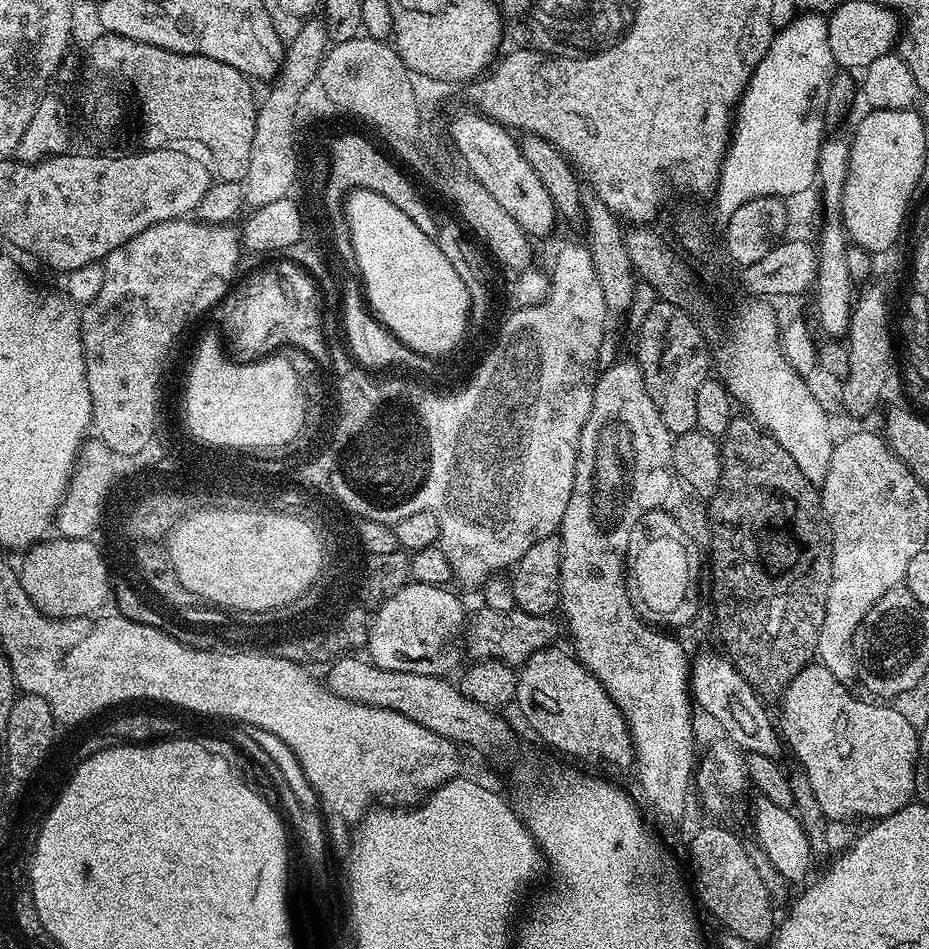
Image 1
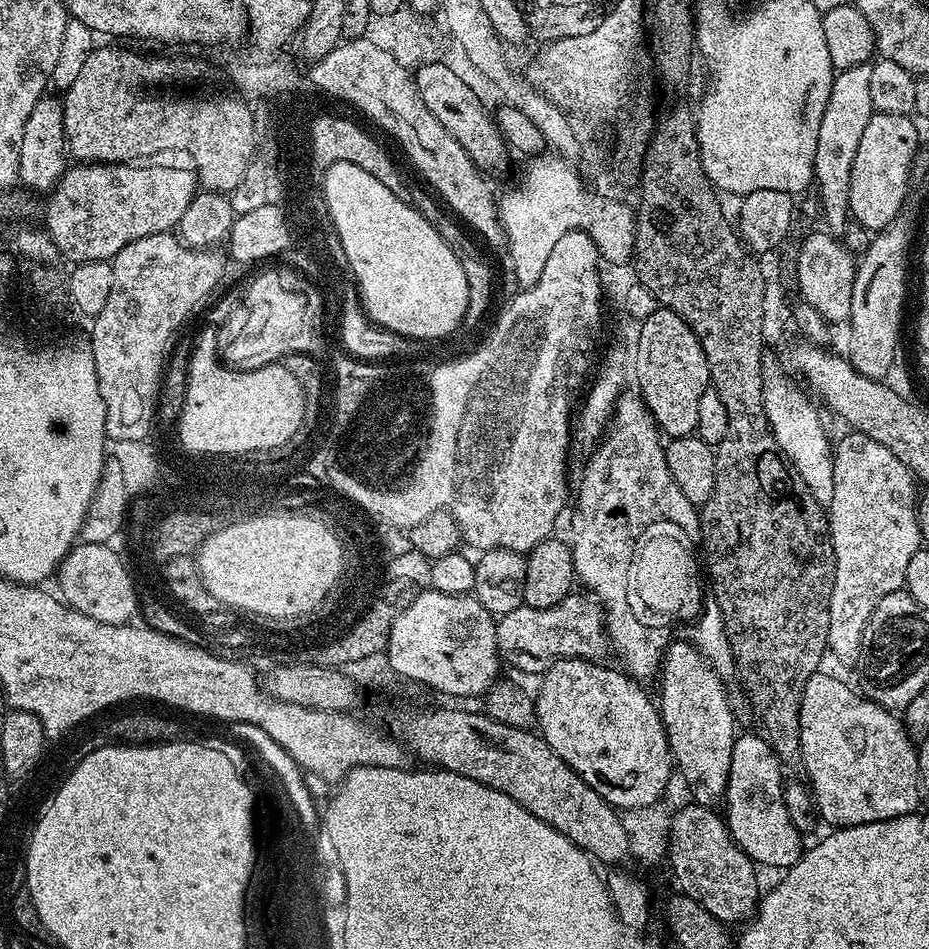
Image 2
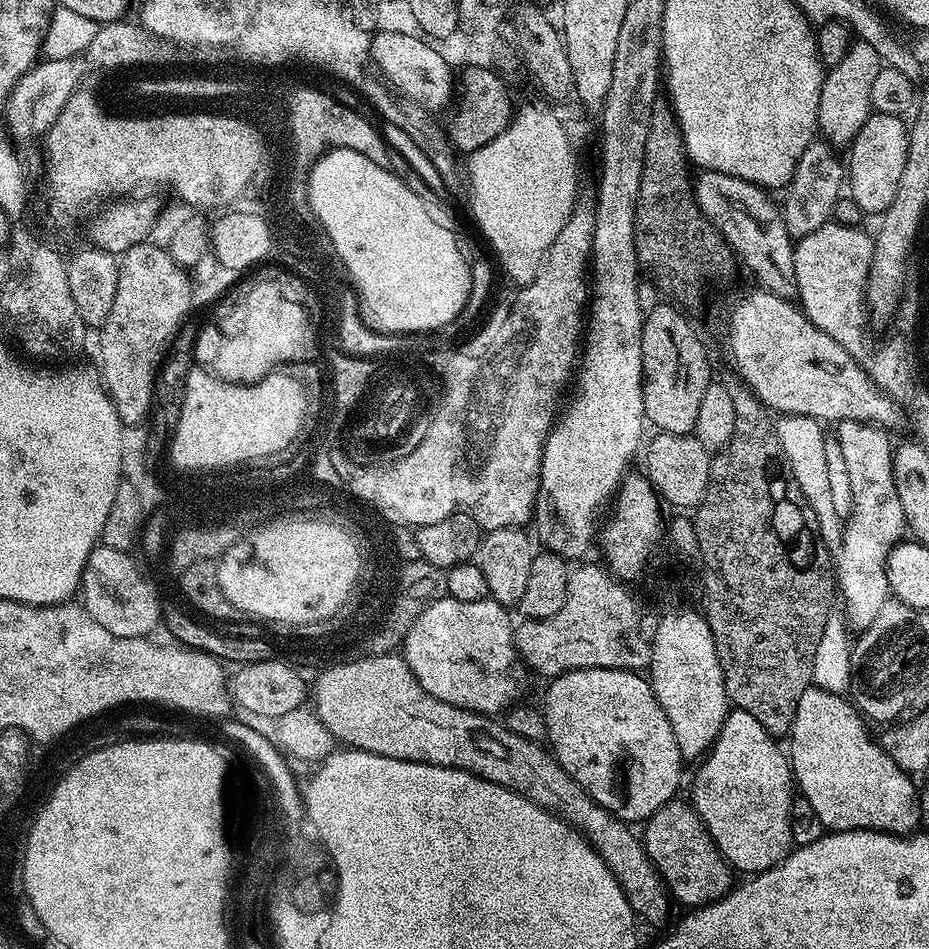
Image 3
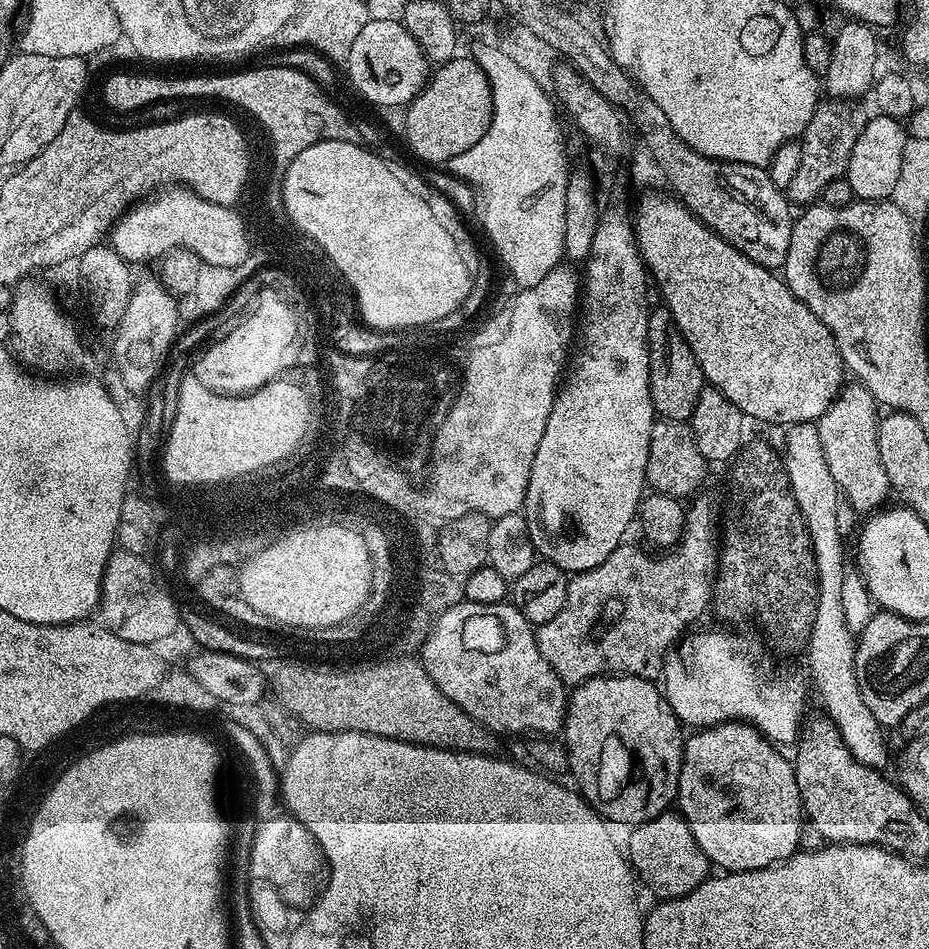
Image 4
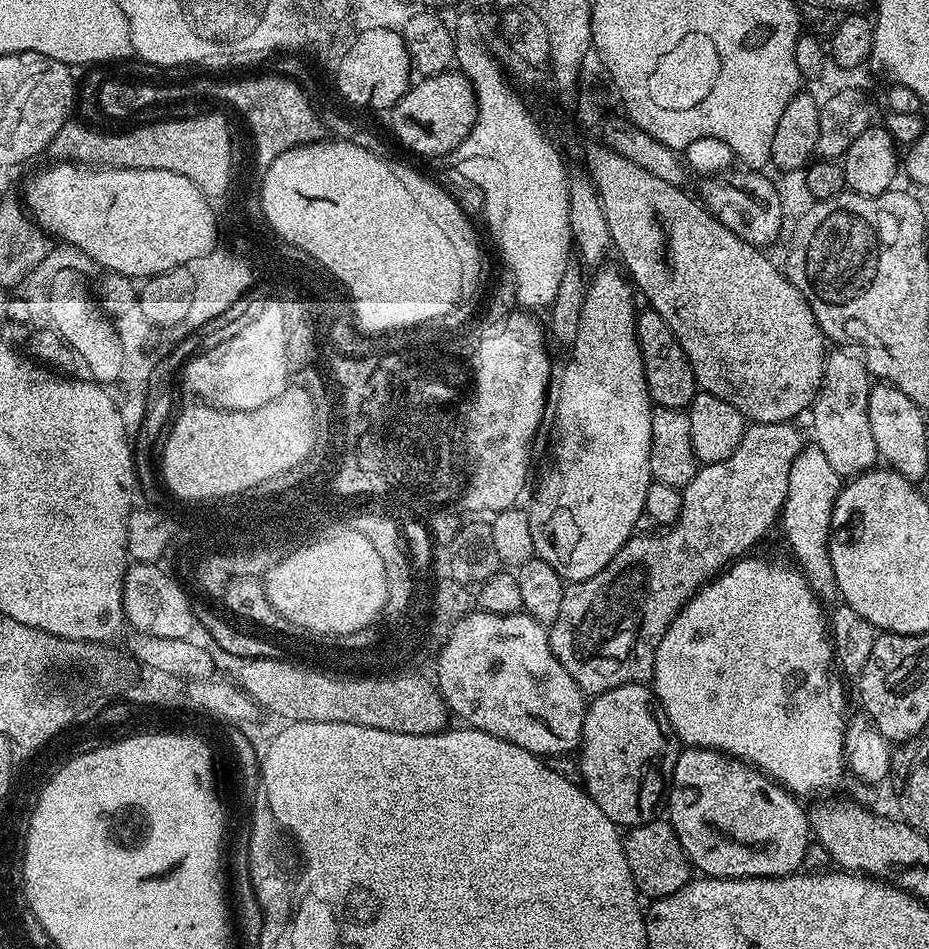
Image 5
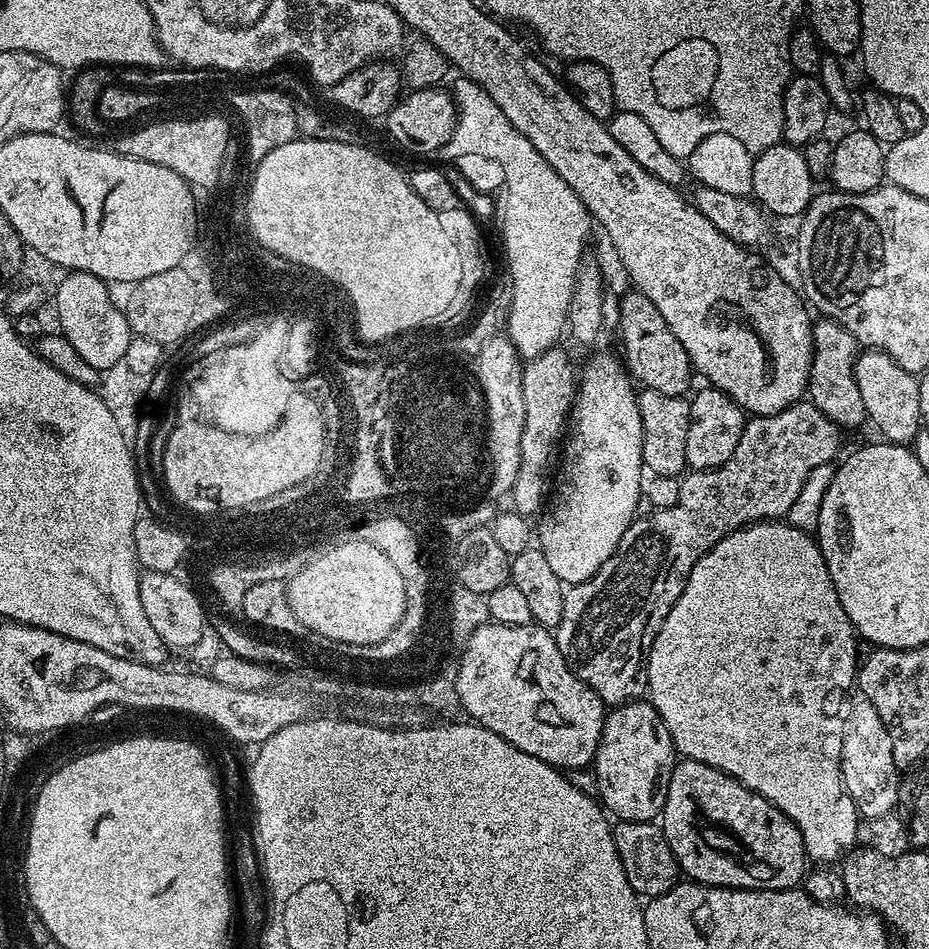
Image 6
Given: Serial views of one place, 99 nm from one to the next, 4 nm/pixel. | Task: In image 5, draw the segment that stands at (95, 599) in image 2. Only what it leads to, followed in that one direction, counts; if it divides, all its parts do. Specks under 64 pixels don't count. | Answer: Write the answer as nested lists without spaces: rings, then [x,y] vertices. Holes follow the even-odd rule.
[[[132,562],[125,568],[122,606],[127,627],[136,632],[148,632],[158,638],[189,639],[193,635],[192,628],[194,629],[193,601],[190,596],[188,600],[187,594],[180,589],[179,582],[174,577],[167,576],[160,567],[159,563]]]

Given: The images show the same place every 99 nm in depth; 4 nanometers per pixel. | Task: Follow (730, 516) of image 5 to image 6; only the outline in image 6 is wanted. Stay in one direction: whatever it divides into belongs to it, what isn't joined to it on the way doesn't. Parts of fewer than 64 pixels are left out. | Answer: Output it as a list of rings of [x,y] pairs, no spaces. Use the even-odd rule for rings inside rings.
[[[797,402],[790,405],[786,410],[775,412],[769,416],[752,416],[744,425],[742,438],[734,449],[734,455],[730,457],[730,462],[726,462],[721,468],[711,468],[705,472],[689,471],[680,480],[681,496],[676,505],[669,508],[657,508],[649,517],[633,520],[632,525],[626,530],[626,534],[622,534],[622,542],[618,542],[618,550],[614,550],[614,554],[605,562],[602,570],[598,570],[598,574],[594,574],[586,582],[573,584],[565,591],[562,622],[556,625],[554,635],[558,650],[562,650],[573,674],[582,682],[586,682],[586,686],[590,686],[596,691],[604,699],[605,705],[619,706],[628,703],[630,700],[641,699],[648,690],[648,651],[652,645],[652,640],[658,634],[662,622],[666,622],[666,614],[670,614],[674,602],[678,602],[678,598],[690,578],[690,570],[694,570],[698,558],[702,558],[702,554],[711,550],[718,541],[726,538],[732,532],[737,532],[740,528],[746,528],[748,525],[757,522],[780,520],[787,517],[790,506],[794,506],[794,498],[798,498],[802,486],[806,486],[806,478],[811,472],[818,470],[818,466],[823,464],[832,464],[841,455],[840,436],[842,436],[842,429],[829,416],[822,414],[822,410],[811,402]]]

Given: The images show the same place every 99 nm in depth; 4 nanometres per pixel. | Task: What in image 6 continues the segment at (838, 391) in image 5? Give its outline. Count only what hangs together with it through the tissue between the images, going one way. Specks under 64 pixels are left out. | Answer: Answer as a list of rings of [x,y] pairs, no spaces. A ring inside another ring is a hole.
[[[820,318],[812,325],[812,374],[808,377],[807,395],[814,406],[829,416],[842,430],[865,423],[862,394],[858,394],[856,357],[858,345],[854,334],[837,320]]]

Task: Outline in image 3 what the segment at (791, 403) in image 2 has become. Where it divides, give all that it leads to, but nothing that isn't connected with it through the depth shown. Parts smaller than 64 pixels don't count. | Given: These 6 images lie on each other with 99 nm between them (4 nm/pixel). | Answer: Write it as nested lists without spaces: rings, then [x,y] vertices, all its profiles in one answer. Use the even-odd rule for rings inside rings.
[[[781,415],[775,421],[776,437],[782,446],[788,468],[792,472],[794,482],[802,490],[806,502],[810,502],[810,510],[814,510],[814,518],[818,518],[818,530],[822,534],[822,542],[826,542],[829,552],[839,553],[844,541],[844,525],[842,512],[836,509],[836,492],[832,489],[832,468],[828,465],[828,444],[824,441],[825,425],[813,416]]]

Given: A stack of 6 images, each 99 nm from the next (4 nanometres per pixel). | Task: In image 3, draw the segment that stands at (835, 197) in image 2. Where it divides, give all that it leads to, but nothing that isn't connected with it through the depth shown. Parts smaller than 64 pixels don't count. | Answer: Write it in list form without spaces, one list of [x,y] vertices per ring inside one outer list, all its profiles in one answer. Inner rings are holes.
[[[857,39],[846,50],[846,58],[824,73],[824,81],[820,83],[820,101],[818,102],[818,128],[823,139],[832,146],[851,145],[852,139],[862,130],[862,126],[873,115],[870,102],[870,86],[878,70],[881,60],[873,46]],[[824,132],[824,133],[823,133]]]

